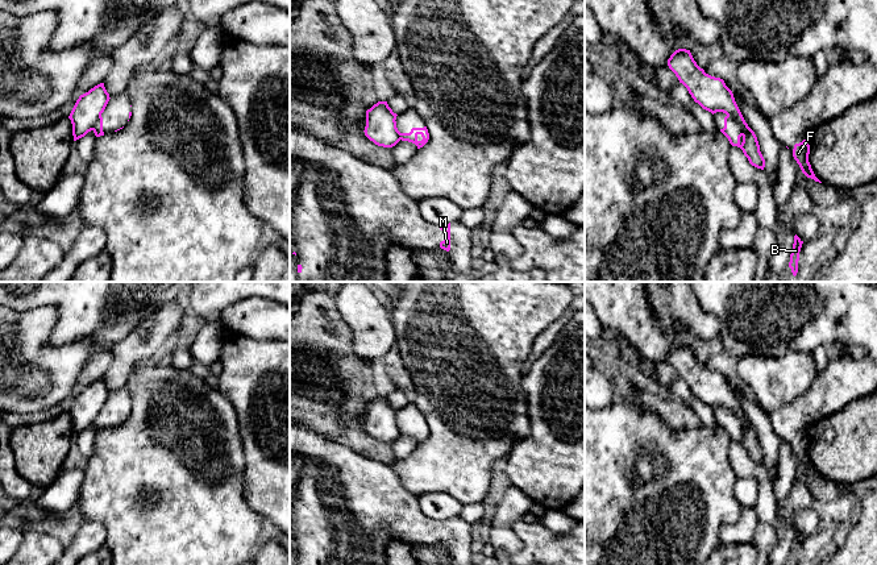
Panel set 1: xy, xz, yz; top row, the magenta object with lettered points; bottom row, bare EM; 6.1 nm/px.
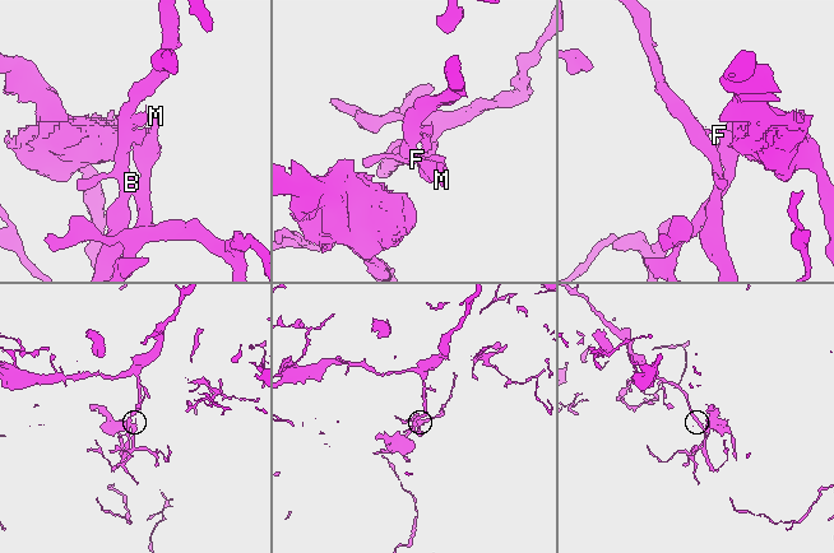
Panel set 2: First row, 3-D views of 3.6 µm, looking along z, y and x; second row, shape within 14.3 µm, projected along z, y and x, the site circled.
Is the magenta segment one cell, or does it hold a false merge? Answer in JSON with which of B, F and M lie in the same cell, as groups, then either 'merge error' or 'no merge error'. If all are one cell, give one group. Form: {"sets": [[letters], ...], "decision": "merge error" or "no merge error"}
{"sets": [["B"], ["F", "M"]], "decision": "merge error"}

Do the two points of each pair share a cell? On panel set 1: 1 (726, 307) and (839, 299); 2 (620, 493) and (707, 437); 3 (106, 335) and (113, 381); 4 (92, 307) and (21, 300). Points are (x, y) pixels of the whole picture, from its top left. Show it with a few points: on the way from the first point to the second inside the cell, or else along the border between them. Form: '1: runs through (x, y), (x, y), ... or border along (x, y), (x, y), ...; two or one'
1: runs through (753, 299), (811, 299); one
2: runs through (643, 494), (656, 494), (690, 460); one
3: border along (132, 331), (108, 350); two
4: runs through (75, 295), (38, 295); one

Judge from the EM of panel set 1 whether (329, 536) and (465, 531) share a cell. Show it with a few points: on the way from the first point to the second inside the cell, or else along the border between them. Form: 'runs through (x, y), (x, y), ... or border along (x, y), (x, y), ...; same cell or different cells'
runs through (364, 530), (431, 531); same cell

